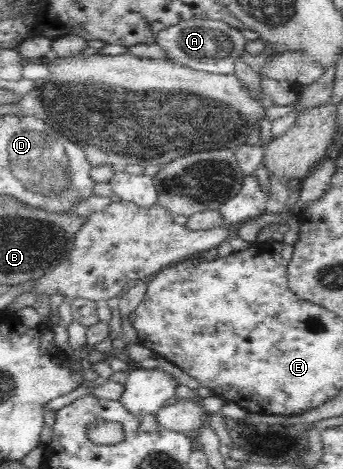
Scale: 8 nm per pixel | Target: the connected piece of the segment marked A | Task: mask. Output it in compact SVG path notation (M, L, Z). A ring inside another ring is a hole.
M191 19L163 29L157 36L157 43L172 63L210 74L235 75L235 62L245 52L247 40L241 30L222 20Z

